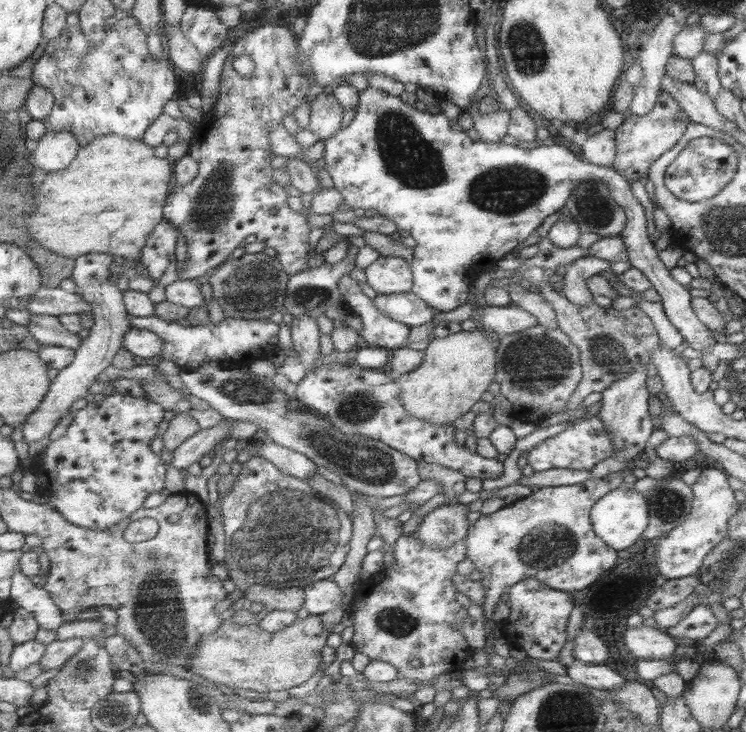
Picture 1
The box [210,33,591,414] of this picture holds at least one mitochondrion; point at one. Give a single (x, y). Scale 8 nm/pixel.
(414, 160)

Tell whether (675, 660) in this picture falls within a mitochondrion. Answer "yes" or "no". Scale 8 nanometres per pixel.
no

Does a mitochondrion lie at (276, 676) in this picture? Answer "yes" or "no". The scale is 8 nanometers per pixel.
no

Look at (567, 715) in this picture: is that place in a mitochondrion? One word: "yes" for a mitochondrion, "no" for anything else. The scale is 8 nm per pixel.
yes

